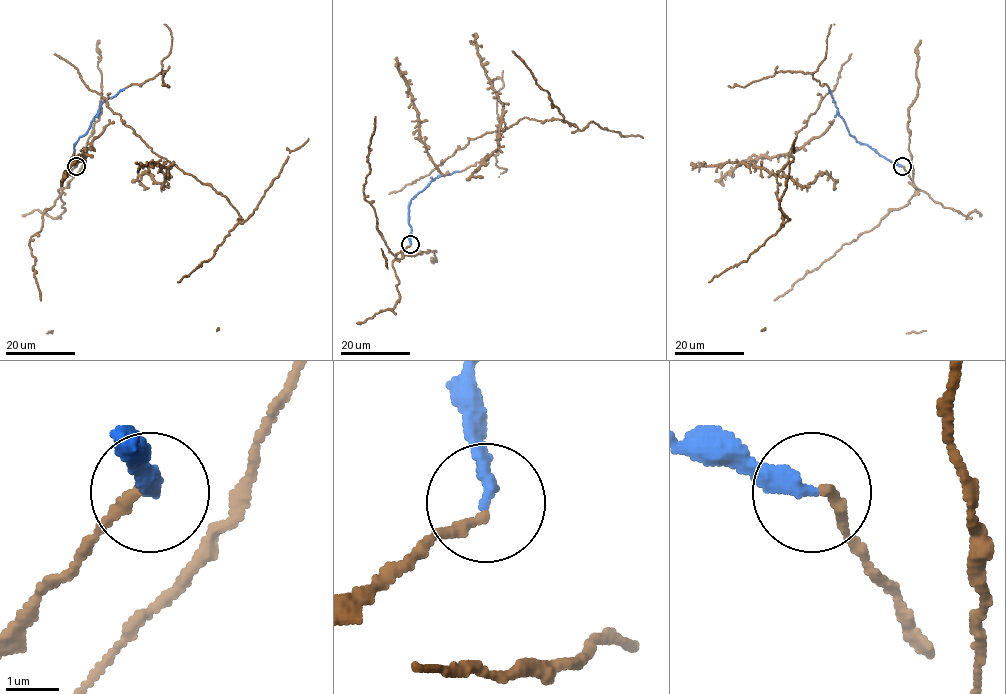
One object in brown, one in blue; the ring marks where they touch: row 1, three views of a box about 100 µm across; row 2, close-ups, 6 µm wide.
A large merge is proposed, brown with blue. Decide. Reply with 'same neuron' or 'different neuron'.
same neuron

